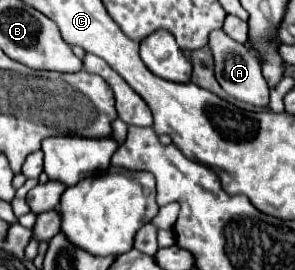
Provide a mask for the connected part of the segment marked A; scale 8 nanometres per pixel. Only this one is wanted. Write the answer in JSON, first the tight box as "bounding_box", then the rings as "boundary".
{"bounding_box":[208,30,268,108],"boundary":[[[214,30],[210,32],[210,38],[208,38],[208,46],[212,50],[212,56],[214,56],[214,74],[216,74],[216,80],[218,84],[236,100],[242,100],[242,102],[248,102],[252,106],[260,106],[260,108],[266,108],[268,106],[268,84],[262,76],[262,70],[260,70],[260,62],[258,58],[240,42],[232,40],[224,30]]]}

